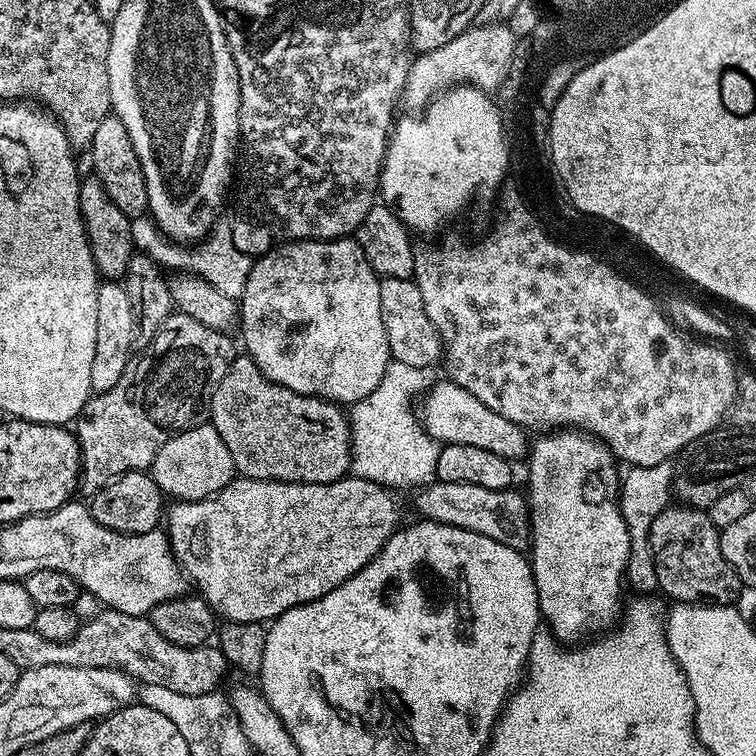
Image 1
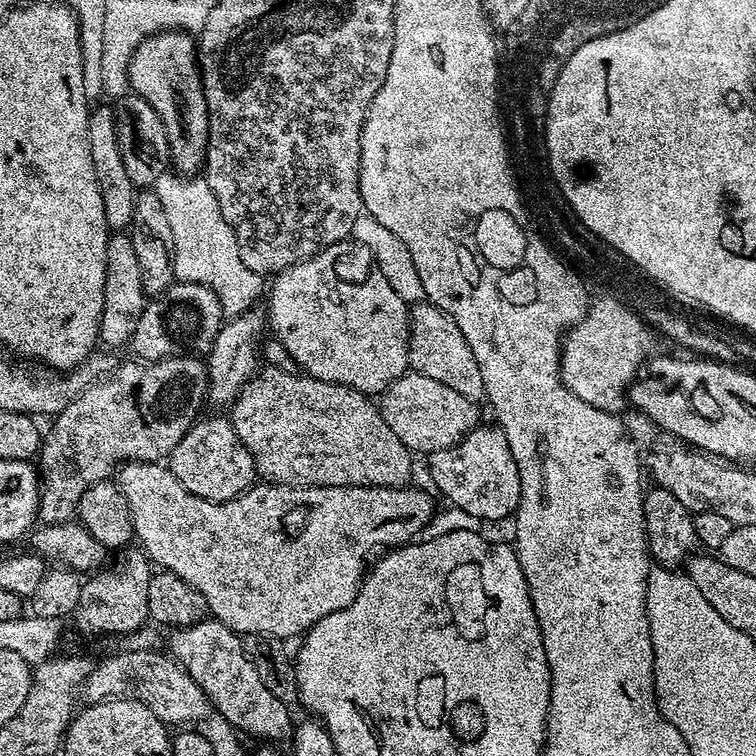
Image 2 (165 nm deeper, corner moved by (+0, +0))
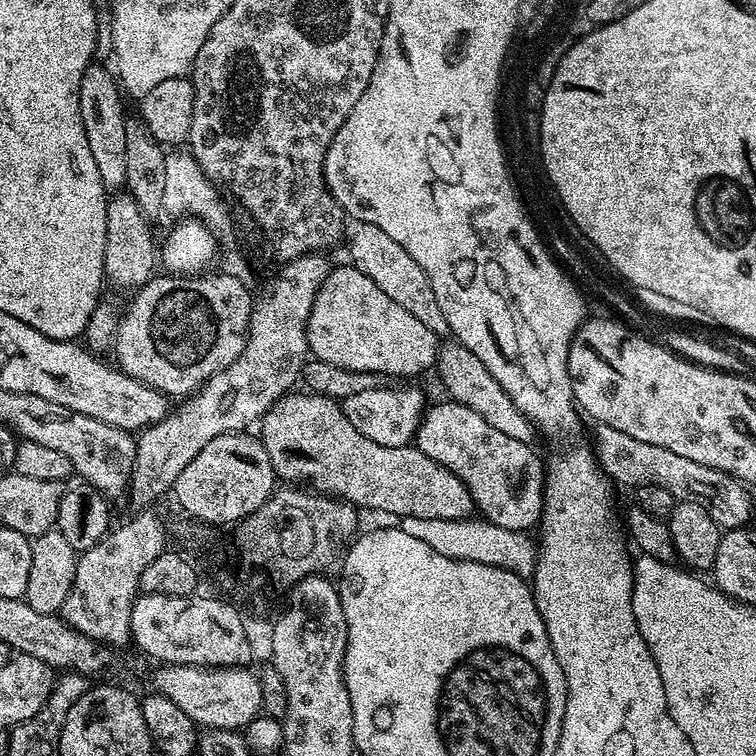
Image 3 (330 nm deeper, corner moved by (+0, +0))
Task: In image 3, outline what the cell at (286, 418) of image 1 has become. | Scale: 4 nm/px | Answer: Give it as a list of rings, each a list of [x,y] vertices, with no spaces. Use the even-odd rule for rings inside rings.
[[[289,394],[277,400],[258,424],[258,438],[264,443],[266,454],[270,454],[270,462],[281,481],[291,482],[296,486],[309,484],[315,491],[343,500],[357,509],[378,510],[392,514],[395,518],[462,520],[471,517],[475,504],[468,487],[452,471],[426,457],[416,445],[378,446],[370,438],[366,438],[366,434],[358,434],[358,430],[354,430],[343,407],[335,399],[315,394],[296,395]]]

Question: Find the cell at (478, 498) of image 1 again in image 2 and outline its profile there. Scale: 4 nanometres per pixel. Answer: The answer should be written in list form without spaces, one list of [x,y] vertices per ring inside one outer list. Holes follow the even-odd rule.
[[[137,460],[120,465],[118,483],[130,506],[135,539],[153,565],[178,574],[182,582],[190,582],[206,598],[209,613],[236,633],[257,632],[282,641],[288,636],[299,637],[326,614],[350,606],[373,557],[415,541],[434,515],[433,493],[413,486],[292,488],[260,482],[233,500],[216,504],[190,494],[163,463],[143,464]]]

